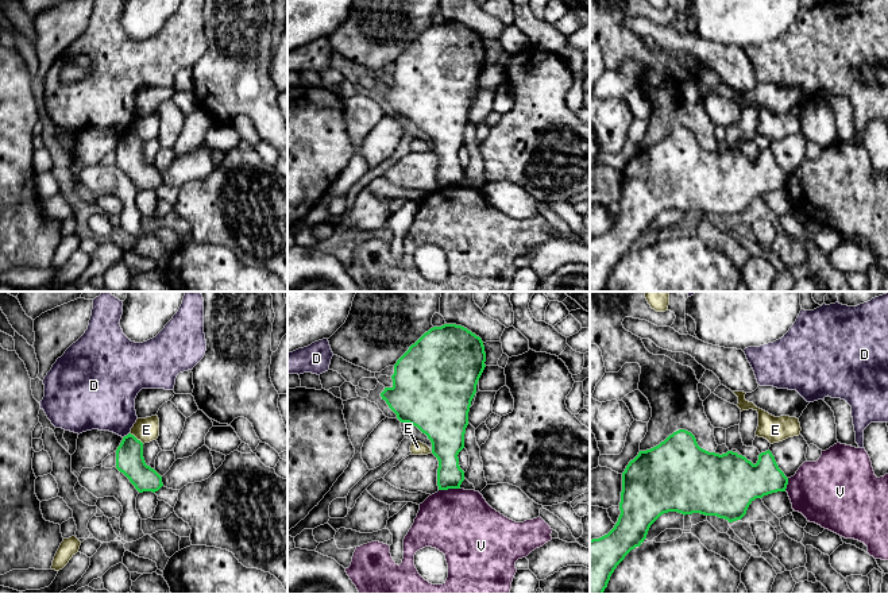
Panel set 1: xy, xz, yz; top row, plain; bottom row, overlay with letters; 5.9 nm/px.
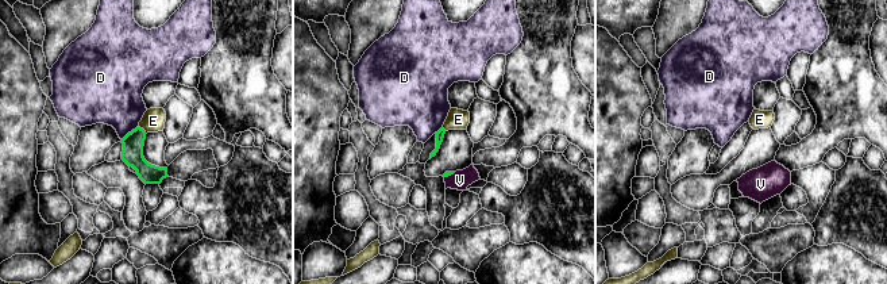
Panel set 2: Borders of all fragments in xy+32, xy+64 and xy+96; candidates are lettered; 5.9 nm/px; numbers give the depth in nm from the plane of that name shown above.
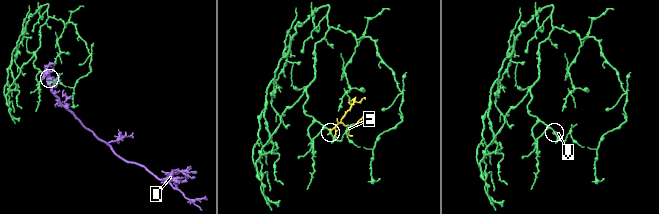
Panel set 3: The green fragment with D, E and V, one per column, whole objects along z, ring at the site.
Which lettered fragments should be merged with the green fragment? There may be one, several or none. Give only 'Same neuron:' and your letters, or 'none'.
Same neuron: none

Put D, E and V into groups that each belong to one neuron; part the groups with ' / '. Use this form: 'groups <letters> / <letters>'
groups D / E / V

